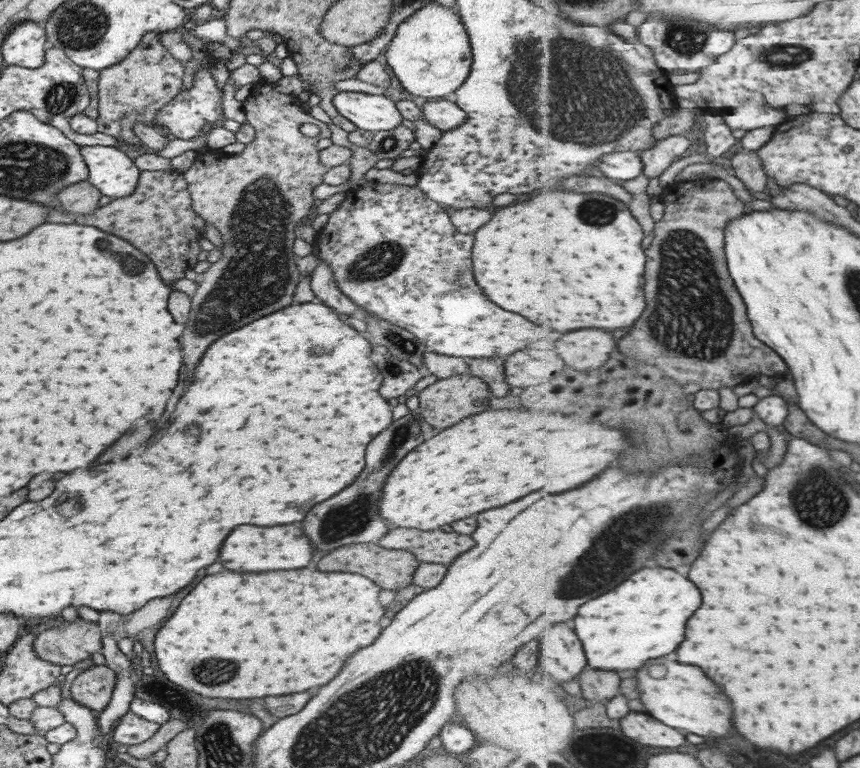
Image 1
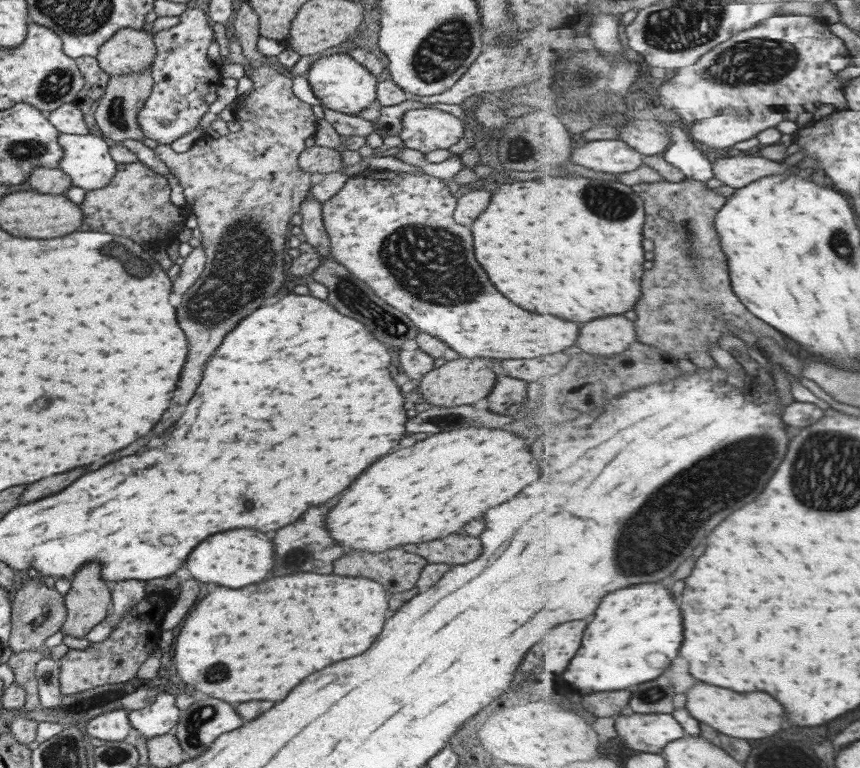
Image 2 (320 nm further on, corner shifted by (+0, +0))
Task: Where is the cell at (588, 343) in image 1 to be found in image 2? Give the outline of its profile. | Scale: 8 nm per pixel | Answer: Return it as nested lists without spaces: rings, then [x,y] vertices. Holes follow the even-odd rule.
[[[607,316],[581,328],[581,340],[577,340],[575,350],[606,357],[625,352],[637,340],[636,321],[625,316]]]

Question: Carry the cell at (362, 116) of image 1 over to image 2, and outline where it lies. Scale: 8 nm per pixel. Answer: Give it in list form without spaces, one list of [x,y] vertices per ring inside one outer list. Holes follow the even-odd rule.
[[[346,52],[317,58],[306,70],[305,77],[313,96],[322,106],[338,113],[355,115],[356,112],[367,108],[376,98],[377,80]]]

